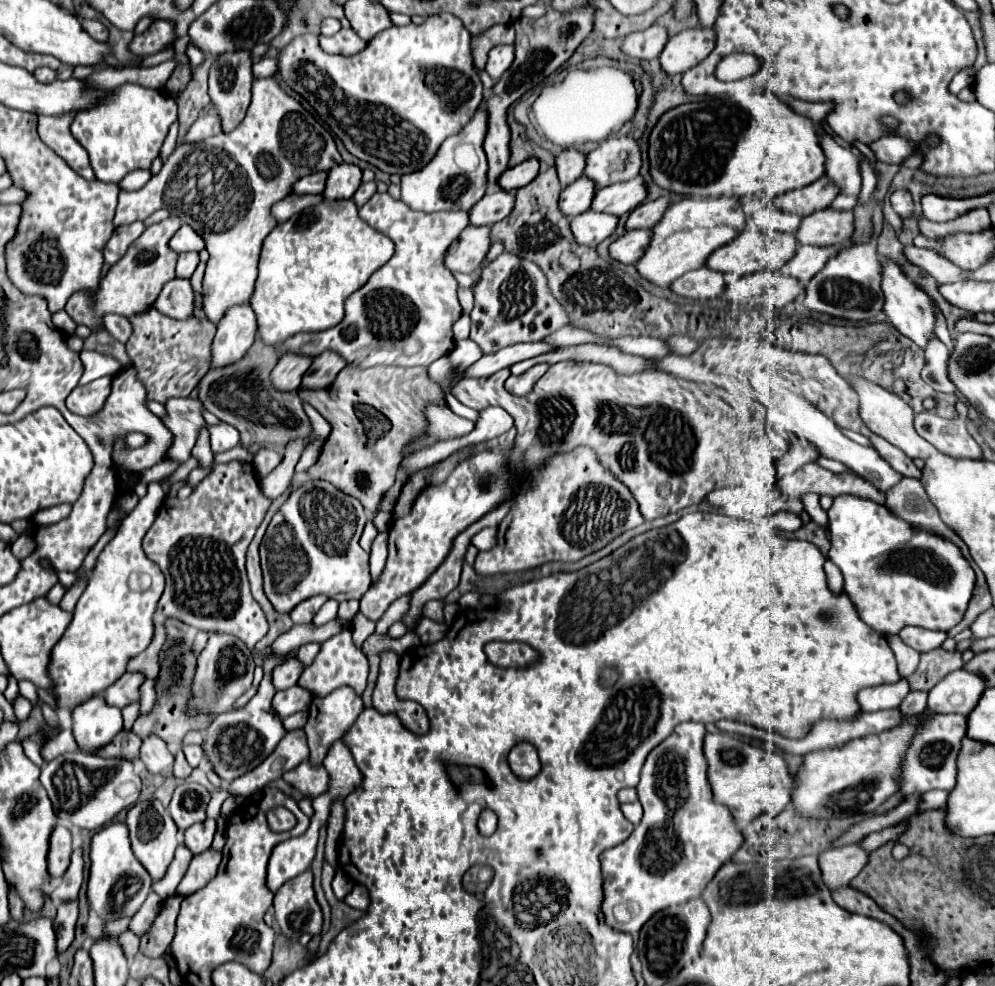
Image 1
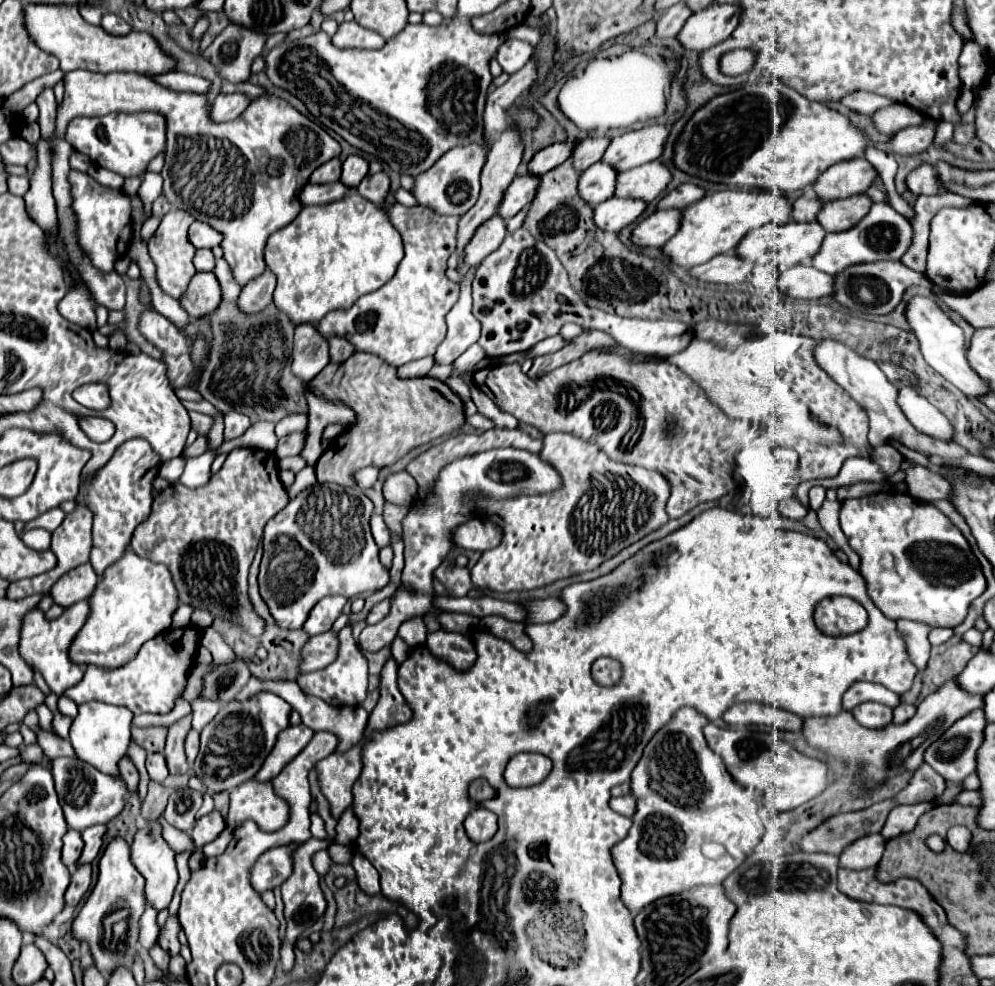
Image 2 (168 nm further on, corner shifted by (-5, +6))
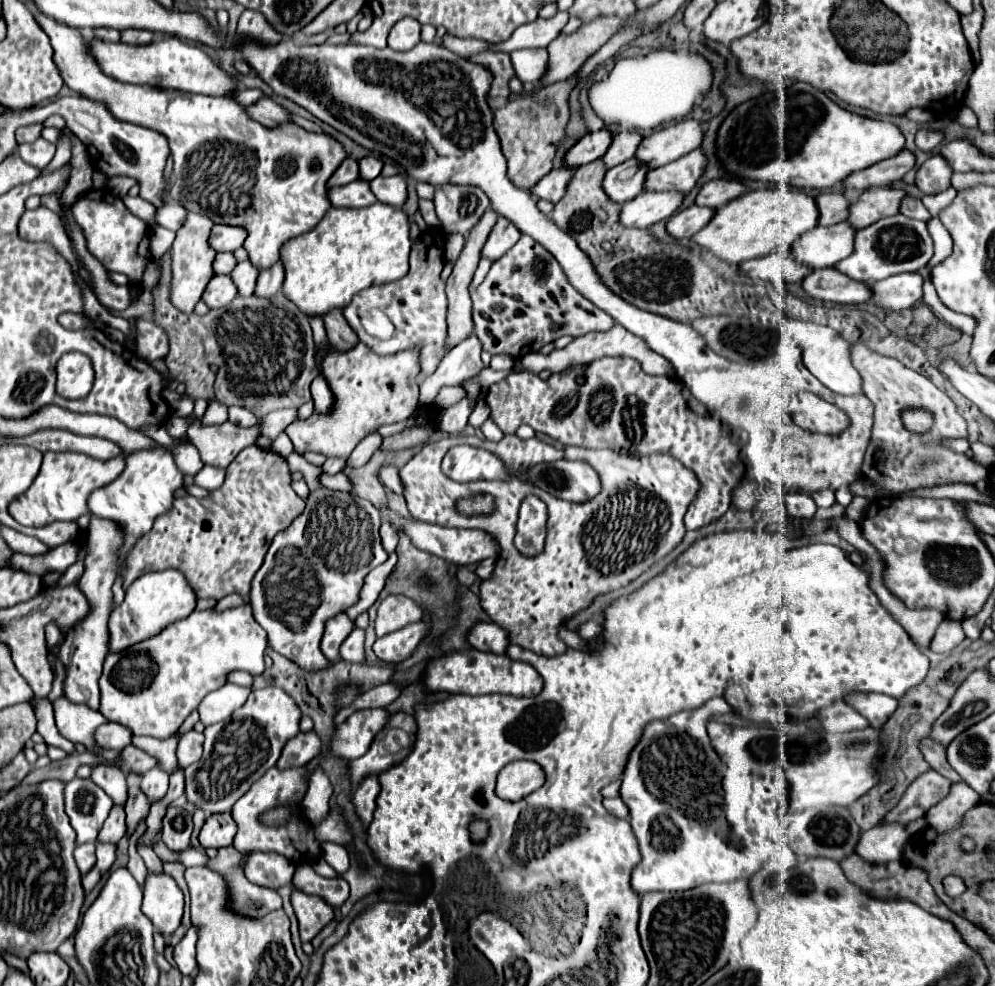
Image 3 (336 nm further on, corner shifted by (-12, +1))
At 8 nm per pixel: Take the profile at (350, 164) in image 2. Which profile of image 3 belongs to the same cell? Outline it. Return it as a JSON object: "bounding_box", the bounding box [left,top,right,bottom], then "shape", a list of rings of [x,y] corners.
{"bounding_box":[360,157,382,181],"shape":[[[364,157],[360,159],[360,179],[362,181],[372,181],[374,177],[378,177],[382,171],[382,161],[376,157]]]}

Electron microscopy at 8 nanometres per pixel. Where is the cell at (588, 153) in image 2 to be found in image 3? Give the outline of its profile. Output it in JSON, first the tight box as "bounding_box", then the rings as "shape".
{"bounding_box":[602,131,640,167],"shape":[[[620,131],[614,135],[608,151],[604,153],[602,161],[604,161],[604,167],[614,167],[614,165],[620,165],[624,163],[626,159],[630,159],[636,151],[636,143],[640,143],[640,135],[634,133],[634,131]]]}

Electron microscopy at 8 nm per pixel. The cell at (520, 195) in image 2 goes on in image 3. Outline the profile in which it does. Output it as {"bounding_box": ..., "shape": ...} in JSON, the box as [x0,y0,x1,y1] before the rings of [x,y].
{"bounding_box":[530,167,572,203],"shape":[[[568,167],[554,169],[554,171],[550,171],[548,175],[544,175],[544,179],[540,179],[540,181],[536,183],[536,187],[530,189],[530,193],[532,193],[536,199],[548,199],[548,201],[556,203],[556,201],[562,199],[570,177],[572,177],[572,169],[568,169]]]}

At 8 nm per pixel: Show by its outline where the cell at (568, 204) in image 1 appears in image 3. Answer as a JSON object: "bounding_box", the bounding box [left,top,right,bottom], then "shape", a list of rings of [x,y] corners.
{"bounding_box":[602,159,646,205],"shape":[[[628,159],[626,163],[620,163],[606,171],[602,187],[610,201],[622,205],[634,199],[638,193],[642,193],[644,175],[646,175],[646,169],[640,167],[640,163],[636,163],[634,159]]]}

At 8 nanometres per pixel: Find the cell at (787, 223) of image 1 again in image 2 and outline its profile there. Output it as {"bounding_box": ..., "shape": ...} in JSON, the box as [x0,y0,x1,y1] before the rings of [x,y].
{"bounding_box":[793,196,823,222],"shape":[[[799,196],[793,204],[793,220],[797,222],[813,222],[817,220],[817,214],[823,206],[823,200],[817,198],[817,196]]]}

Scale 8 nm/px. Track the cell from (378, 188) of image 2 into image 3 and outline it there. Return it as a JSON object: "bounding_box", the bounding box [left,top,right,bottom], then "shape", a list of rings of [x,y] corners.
{"bounding_box":[370,175,406,207],"shape":[[[392,175],[392,177],[376,177],[370,181],[370,189],[380,203],[402,207],[406,201],[406,177]]]}

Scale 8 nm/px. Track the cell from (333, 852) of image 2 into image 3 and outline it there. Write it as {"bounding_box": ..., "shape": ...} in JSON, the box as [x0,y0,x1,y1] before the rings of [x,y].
{"bounding_box":[322,841,350,875],"shape":[[[330,841],[322,843],[322,857],[336,869],[338,875],[342,875],[350,867],[348,851],[338,843],[330,843]]]}

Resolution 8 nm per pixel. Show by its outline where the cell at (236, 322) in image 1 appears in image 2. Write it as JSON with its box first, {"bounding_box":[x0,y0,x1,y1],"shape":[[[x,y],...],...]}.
{"bounding_box":[237,270,275,314],"shape":[[[265,270],[259,278],[253,278],[245,284],[237,304],[243,312],[253,314],[261,312],[267,304],[273,302],[273,290],[275,290],[275,274],[271,270]]]}

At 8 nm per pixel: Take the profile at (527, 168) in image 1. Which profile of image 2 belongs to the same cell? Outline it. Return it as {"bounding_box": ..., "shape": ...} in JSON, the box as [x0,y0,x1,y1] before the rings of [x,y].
{"bounding_box":[529,140,577,176],"shape":[[[577,140],[557,142],[557,144],[551,144],[551,146],[543,148],[529,162],[529,172],[533,172],[535,176],[541,176],[541,174],[557,168],[559,164],[563,164],[573,154],[573,146],[577,146]]]}

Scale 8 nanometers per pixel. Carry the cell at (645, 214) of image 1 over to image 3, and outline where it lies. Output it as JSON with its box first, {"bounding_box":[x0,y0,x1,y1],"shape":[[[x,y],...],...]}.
{"bounding_box":[696,179,744,209],"shape":[[[716,179],[716,181],[708,181],[700,189],[700,193],[696,197],[696,205],[718,209],[724,203],[736,199],[742,191],[744,191],[744,185],[738,179]]]}

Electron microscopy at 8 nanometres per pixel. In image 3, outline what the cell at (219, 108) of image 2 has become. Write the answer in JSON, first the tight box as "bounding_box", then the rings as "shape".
{"bounding_box":[244,97,290,127],"shape":[[[262,97],[256,103],[244,107],[248,117],[252,117],[254,121],[262,123],[264,127],[276,127],[278,123],[290,121],[288,119],[288,111],[282,109],[278,103],[274,103],[270,97]]]}

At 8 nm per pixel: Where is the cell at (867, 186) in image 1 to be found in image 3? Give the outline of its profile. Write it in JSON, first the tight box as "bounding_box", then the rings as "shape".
{"bounding_box":[834,213,932,285],"shape":[[[896,213],[896,215],[884,217],[876,223],[872,223],[870,227],[856,231],[852,255],[842,259],[834,267],[856,281],[864,281],[870,285],[870,283],[886,279],[890,275],[918,271],[930,259],[932,259],[932,239],[926,231],[926,223],[916,221],[916,219],[908,219],[900,213]]]}

